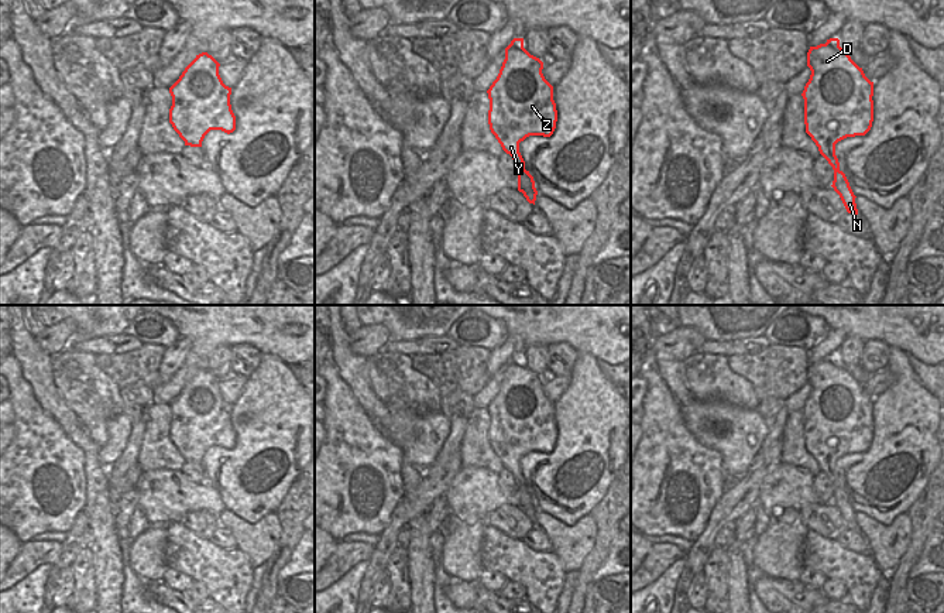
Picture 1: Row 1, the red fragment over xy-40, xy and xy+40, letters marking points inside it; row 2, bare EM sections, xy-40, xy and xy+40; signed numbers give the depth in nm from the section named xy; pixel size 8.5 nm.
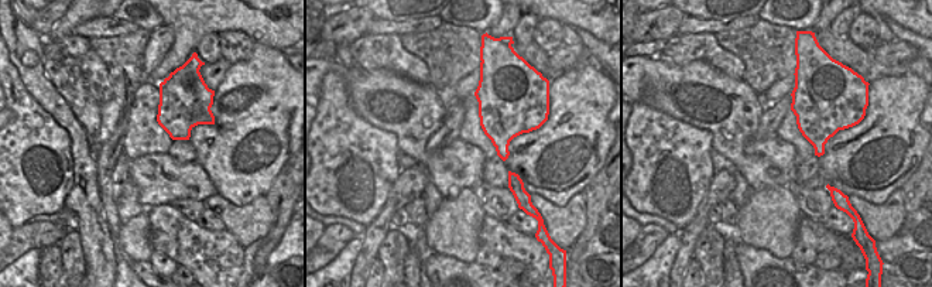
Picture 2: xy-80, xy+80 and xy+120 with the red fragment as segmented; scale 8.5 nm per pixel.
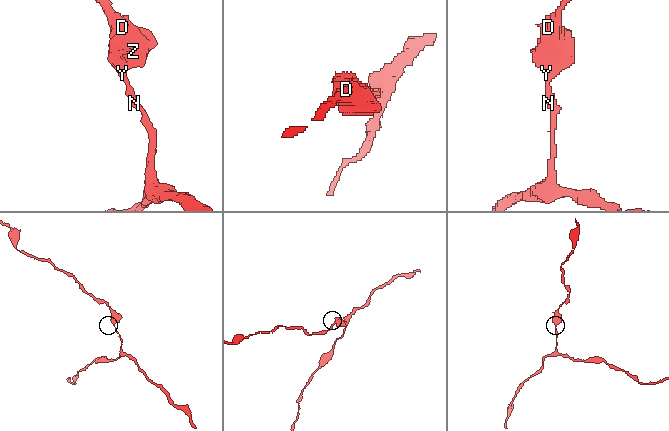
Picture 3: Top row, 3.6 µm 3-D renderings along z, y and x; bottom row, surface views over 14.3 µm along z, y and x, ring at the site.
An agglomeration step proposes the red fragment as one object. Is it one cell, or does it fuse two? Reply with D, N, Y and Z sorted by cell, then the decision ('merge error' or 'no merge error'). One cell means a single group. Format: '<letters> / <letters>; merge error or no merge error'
D N Y Z; no merge error

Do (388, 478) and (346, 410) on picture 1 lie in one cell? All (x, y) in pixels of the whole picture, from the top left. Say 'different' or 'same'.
same

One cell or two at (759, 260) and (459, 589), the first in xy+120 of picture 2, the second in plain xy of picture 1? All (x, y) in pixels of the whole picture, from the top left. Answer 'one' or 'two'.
one

